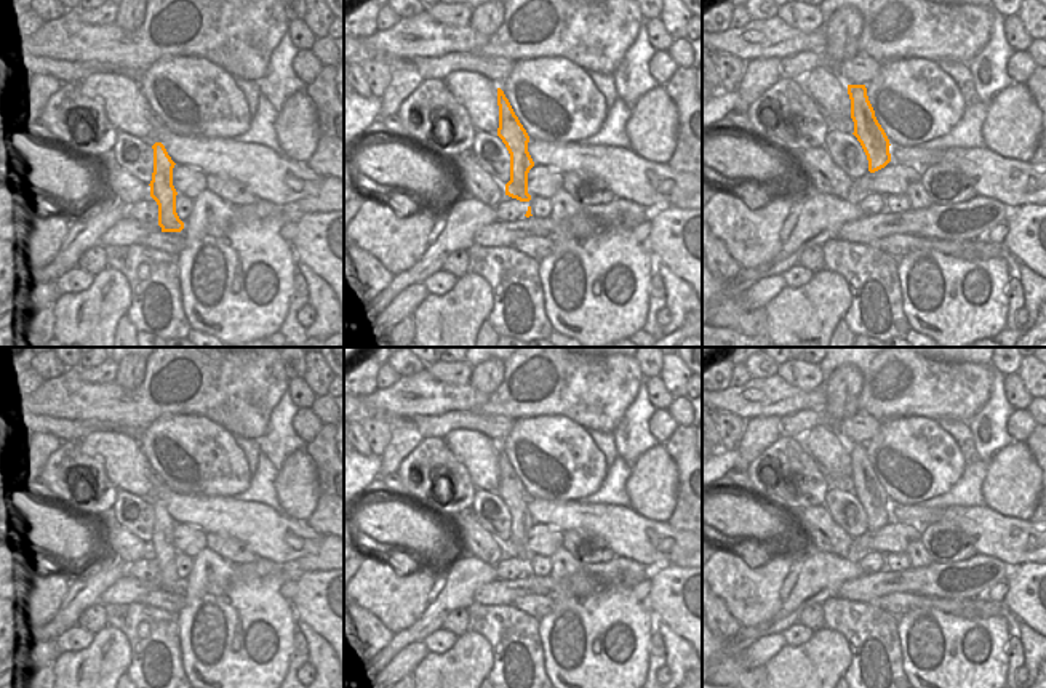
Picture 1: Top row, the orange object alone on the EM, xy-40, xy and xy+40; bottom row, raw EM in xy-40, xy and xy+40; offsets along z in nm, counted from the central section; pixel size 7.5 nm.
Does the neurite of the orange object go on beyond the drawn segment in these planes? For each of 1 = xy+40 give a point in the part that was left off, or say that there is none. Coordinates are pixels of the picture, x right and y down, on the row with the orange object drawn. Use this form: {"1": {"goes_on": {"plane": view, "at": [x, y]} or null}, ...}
{"1": {"goes_on": null}}

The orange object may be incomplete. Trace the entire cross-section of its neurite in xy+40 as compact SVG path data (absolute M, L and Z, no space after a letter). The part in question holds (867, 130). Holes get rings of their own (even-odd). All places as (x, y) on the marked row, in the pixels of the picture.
M848 85L848 94L851 99L851 118L854 122L852 134L867 155L868 171L875 173L891 162L889 139L875 117L865 85Z

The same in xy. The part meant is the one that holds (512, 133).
M497 88L497 106L497 136L502 139L510 154L510 181L505 184L505 195L520 202L529 202L528 173L534 166L528 152L529 136L501 88Z

